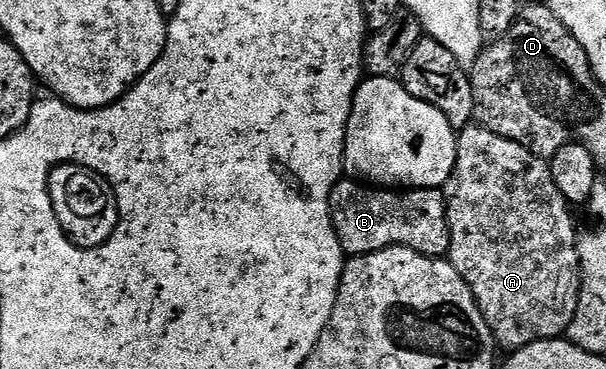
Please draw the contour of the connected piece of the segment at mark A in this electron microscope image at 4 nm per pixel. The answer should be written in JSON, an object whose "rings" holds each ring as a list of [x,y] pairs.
{"rings":[[[481,125],[466,127],[457,132],[457,137],[456,165],[444,188],[446,216],[450,226],[450,250],[448,252],[450,264],[454,266],[456,273],[460,273],[460,277],[468,285],[471,294],[474,295],[476,305],[484,317],[488,329],[494,335],[495,344],[501,350],[503,347],[506,353],[513,353],[536,341],[563,338],[569,332],[570,322],[578,308],[578,298],[582,288],[582,264],[578,261],[579,236],[574,235],[574,219],[570,216],[572,207],[556,187],[550,172],[549,162],[543,156],[533,155],[528,149],[524,149],[524,145],[520,145],[516,141],[508,141],[508,137],[500,137]]]}

